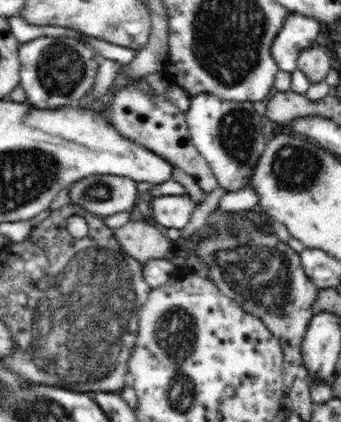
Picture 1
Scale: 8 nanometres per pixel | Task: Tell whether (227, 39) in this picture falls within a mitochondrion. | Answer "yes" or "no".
yes

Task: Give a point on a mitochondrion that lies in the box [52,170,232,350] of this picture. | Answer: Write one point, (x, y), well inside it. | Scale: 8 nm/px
(102, 192)

